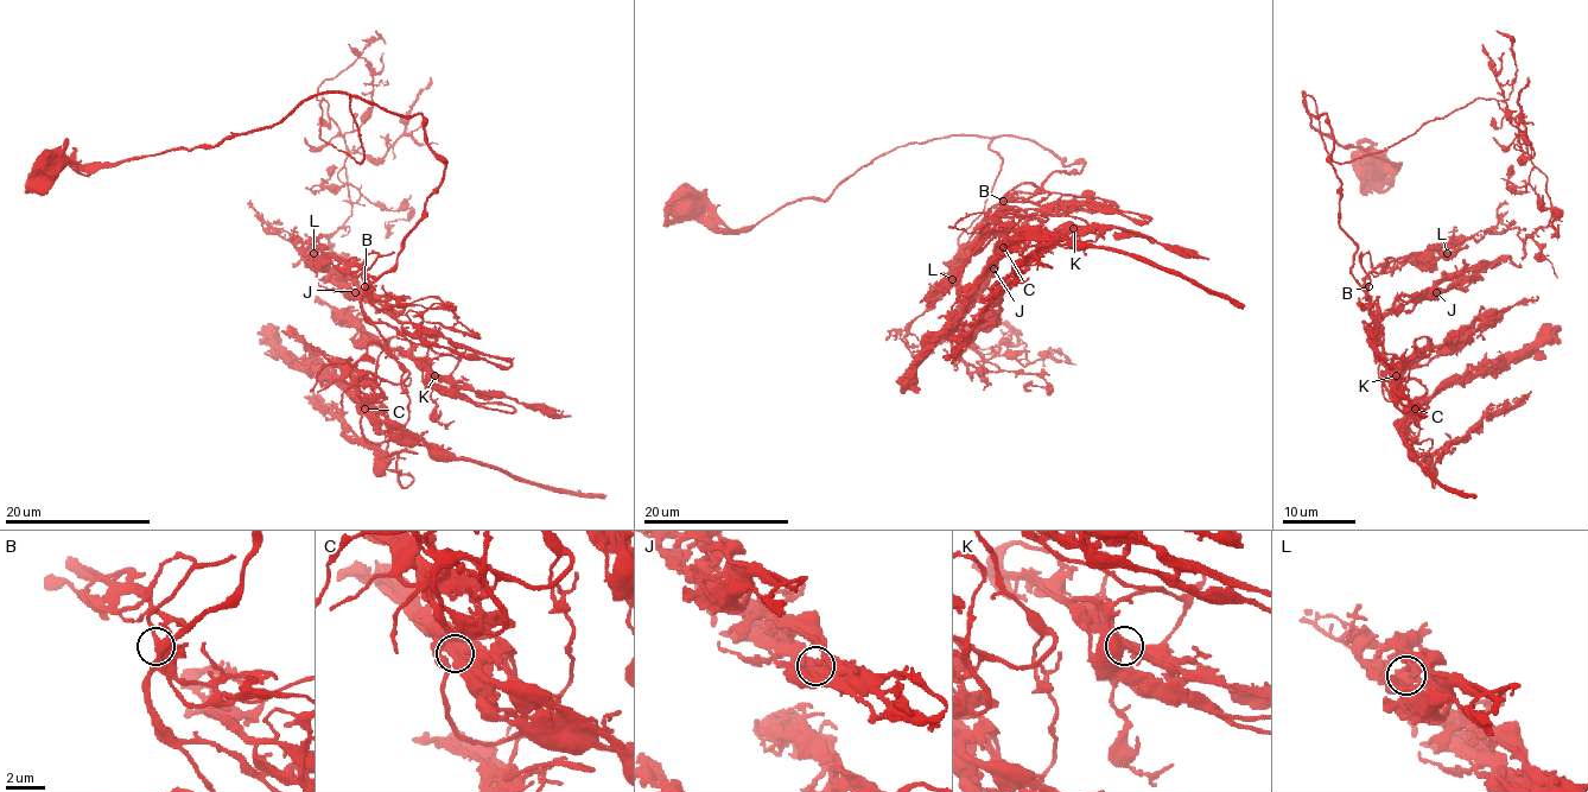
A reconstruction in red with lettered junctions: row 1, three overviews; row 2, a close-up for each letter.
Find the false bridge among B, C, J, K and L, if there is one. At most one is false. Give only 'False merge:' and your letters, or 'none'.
False merge: C

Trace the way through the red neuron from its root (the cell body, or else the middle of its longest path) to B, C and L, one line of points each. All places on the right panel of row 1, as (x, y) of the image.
B: (1372, 164), (1401, 164), (1317, 131), (1302, 93), (1328, 116), (1350, 272), (1369, 286)
C: (1372, 164), (1401, 164), (1317, 131), (1302, 93), (1328, 116), (1379, 372), (1423, 386), (1416, 409)
L: (1372, 164), (1401, 164), (1317, 131), (1302, 93), (1328, 116), (1352, 276), (1447, 253)

